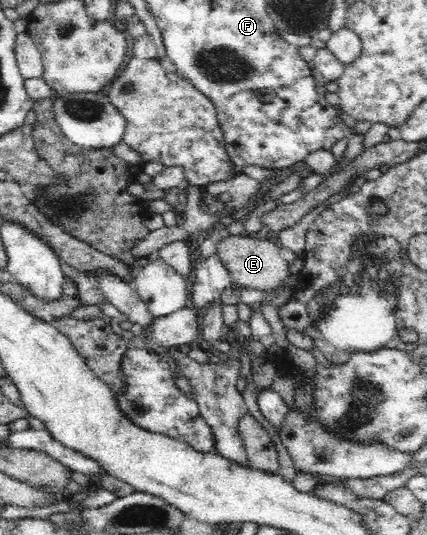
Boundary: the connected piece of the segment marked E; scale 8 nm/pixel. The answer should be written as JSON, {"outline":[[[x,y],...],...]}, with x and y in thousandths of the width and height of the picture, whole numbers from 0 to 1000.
{"outline":[[[569,436],[539,439],[520,447],[511,452],[504,469],[539,508],[539,518],[548,531],[630,546],[644,536],[658,535],[656,525],[679,514],[677,492],[663,484],[656,467],[658,464],[637,441],[609,447],[595,443],[595,439]]]}

